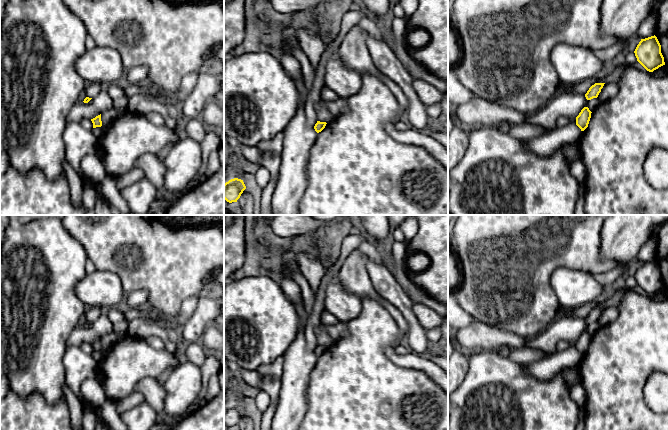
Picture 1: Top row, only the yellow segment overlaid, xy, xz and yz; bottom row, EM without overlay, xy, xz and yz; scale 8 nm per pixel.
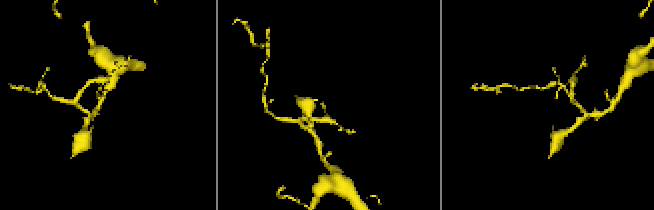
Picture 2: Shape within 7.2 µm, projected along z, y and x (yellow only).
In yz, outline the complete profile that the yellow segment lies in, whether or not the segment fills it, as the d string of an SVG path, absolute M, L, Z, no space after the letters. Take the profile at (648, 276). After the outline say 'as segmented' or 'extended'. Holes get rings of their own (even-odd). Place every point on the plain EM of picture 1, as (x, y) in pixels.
M655 259L641 263L634 277L637 285L649 296L665 289L661 269Z | as segmented

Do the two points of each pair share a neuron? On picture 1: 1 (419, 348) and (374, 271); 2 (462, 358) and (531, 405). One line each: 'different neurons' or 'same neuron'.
1: same neuron
2: different neurons

